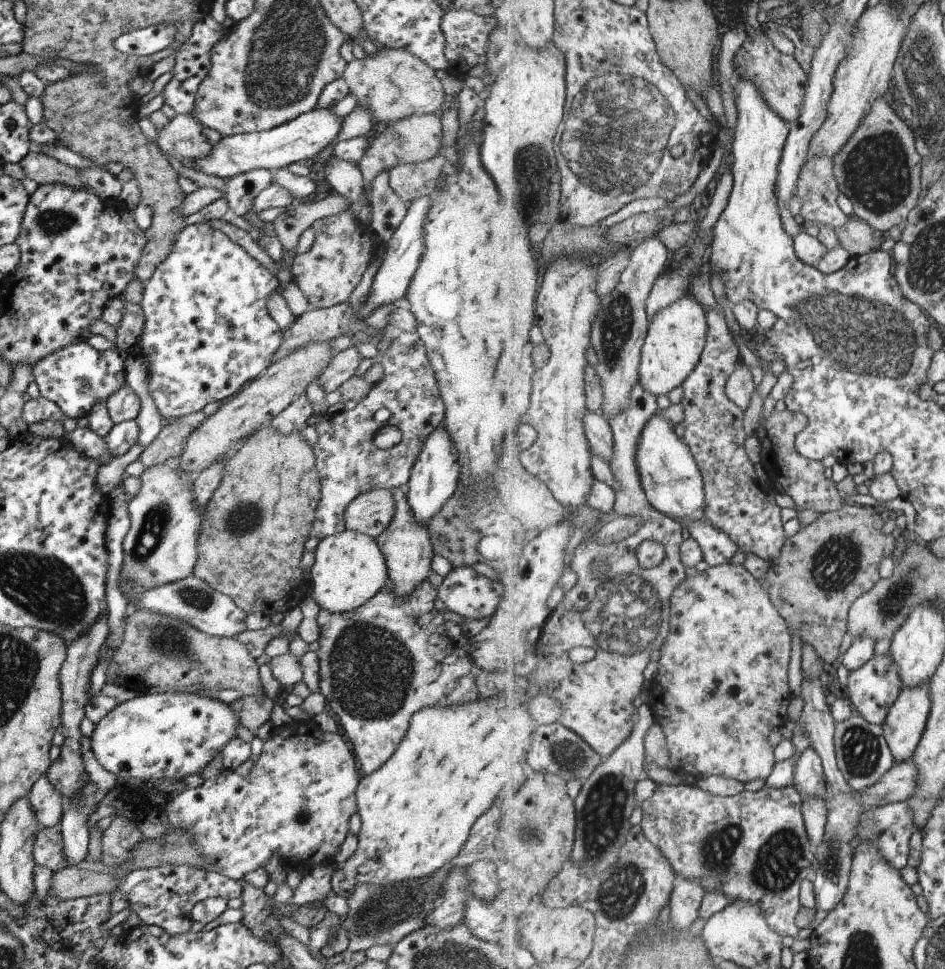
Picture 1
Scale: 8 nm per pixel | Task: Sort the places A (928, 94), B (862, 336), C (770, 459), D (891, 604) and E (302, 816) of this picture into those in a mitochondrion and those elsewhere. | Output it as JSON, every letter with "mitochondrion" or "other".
{"A":"mitochondrion","B":"mitochondrion","C":"other","D":"mitochondrion","E":"mitochondrion"}

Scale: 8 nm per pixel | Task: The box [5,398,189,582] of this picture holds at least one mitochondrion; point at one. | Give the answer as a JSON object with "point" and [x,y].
{"point":[157,520]}

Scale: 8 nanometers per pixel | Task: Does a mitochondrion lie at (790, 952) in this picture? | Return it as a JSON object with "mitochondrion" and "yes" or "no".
{"mitochondrion":"no"}

